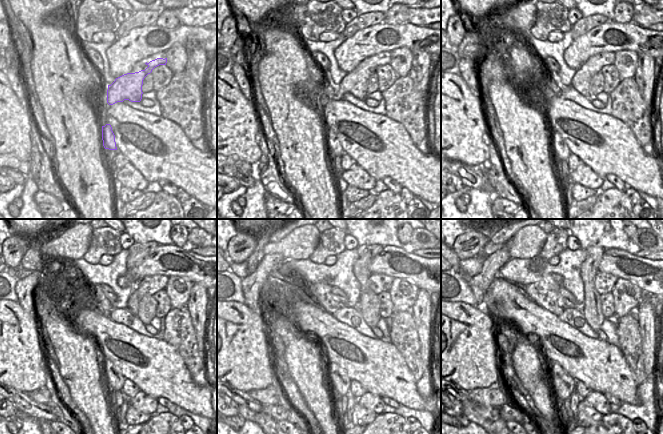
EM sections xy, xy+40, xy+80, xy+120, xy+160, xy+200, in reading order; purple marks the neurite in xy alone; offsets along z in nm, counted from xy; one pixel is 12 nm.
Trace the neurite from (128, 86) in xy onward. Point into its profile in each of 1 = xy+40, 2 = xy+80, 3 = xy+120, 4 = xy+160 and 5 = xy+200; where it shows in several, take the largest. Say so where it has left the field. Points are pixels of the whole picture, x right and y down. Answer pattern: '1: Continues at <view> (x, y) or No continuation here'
1: Continues at xy+40 (353, 83)
2: Continues at xy+80 (581, 82)
3: Continues at xy+120 (153, 284)
4: Continues at xy+160 (378, 283)
5: Continues at xy+200 (605, 282)

